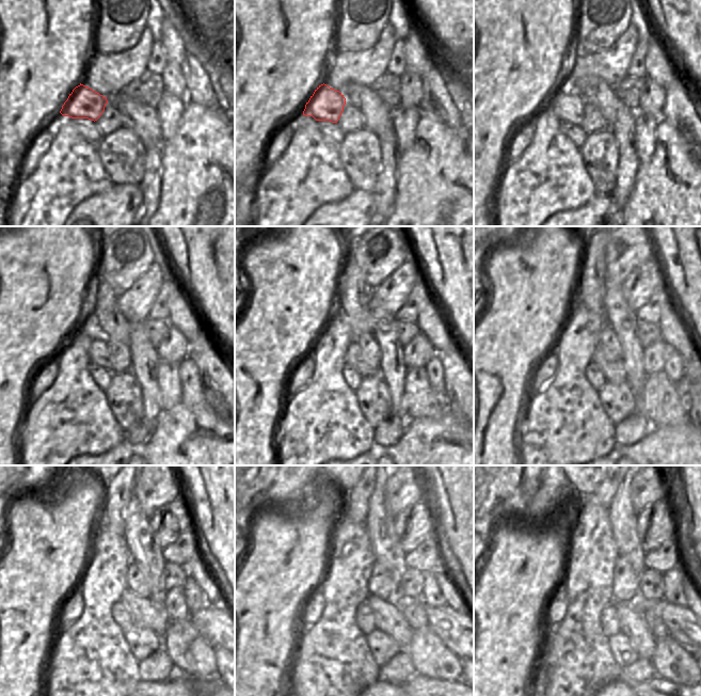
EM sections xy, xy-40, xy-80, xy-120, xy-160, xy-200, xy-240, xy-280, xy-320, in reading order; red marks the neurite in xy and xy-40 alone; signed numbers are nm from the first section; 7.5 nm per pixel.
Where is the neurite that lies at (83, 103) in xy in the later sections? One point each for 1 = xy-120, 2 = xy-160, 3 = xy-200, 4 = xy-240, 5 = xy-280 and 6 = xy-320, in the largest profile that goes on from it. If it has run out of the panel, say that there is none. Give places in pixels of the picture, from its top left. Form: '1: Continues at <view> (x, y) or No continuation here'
1: Continues at xy-120 (98, 352)
2: Continues at xy-160 (353, 356)
3: Continues at xy-200 (615, 372)
4: Continues at xy-240 (145, 614)
5: Continues at xy-280 (388, 617)
6: Continues at xy-320 (632, 623).

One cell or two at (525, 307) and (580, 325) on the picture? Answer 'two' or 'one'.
two

